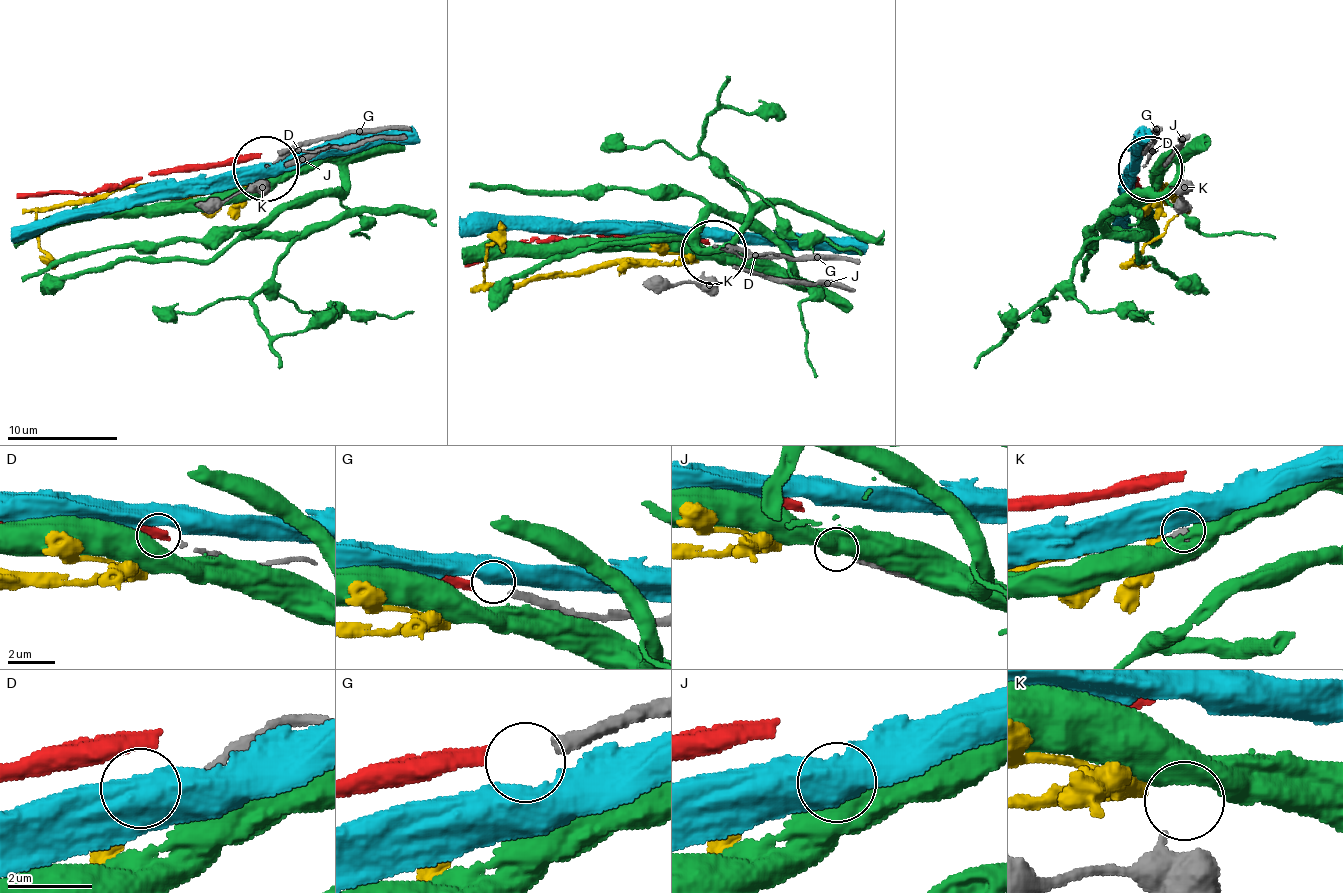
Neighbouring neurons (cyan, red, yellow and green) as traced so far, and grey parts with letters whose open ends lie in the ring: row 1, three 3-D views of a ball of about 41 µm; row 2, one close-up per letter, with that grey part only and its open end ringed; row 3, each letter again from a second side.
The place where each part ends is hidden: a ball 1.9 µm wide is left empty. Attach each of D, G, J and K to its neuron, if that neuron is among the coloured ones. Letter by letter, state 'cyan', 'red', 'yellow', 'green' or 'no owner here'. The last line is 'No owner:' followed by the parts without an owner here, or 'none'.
D: no owner here
G: red
J: yellow
K: green
No owner: D

